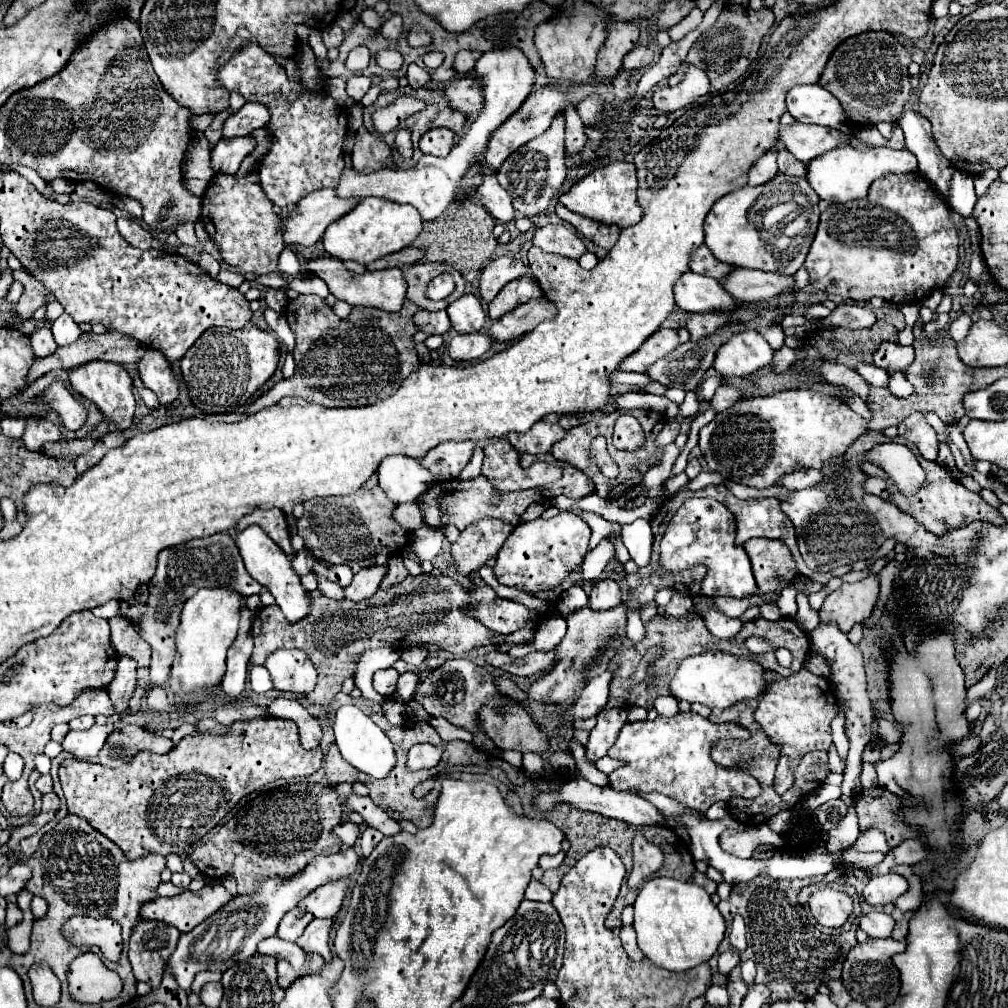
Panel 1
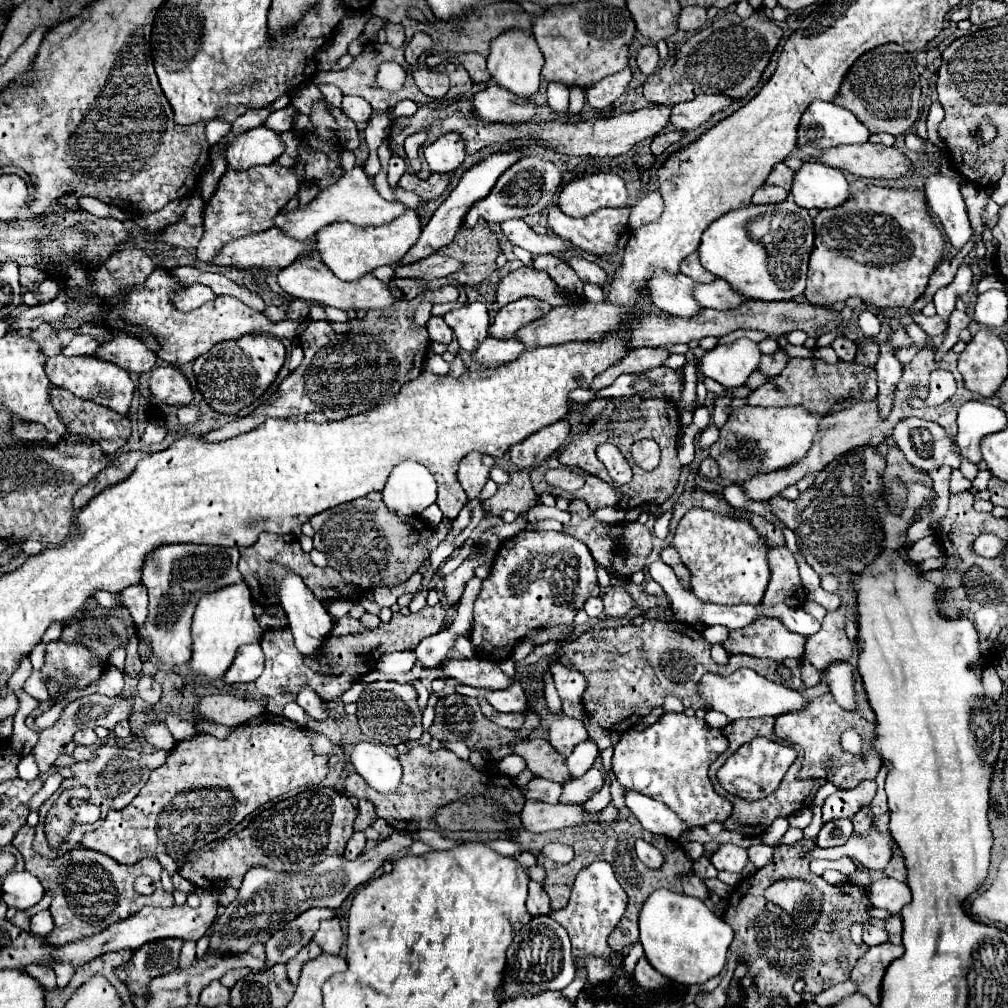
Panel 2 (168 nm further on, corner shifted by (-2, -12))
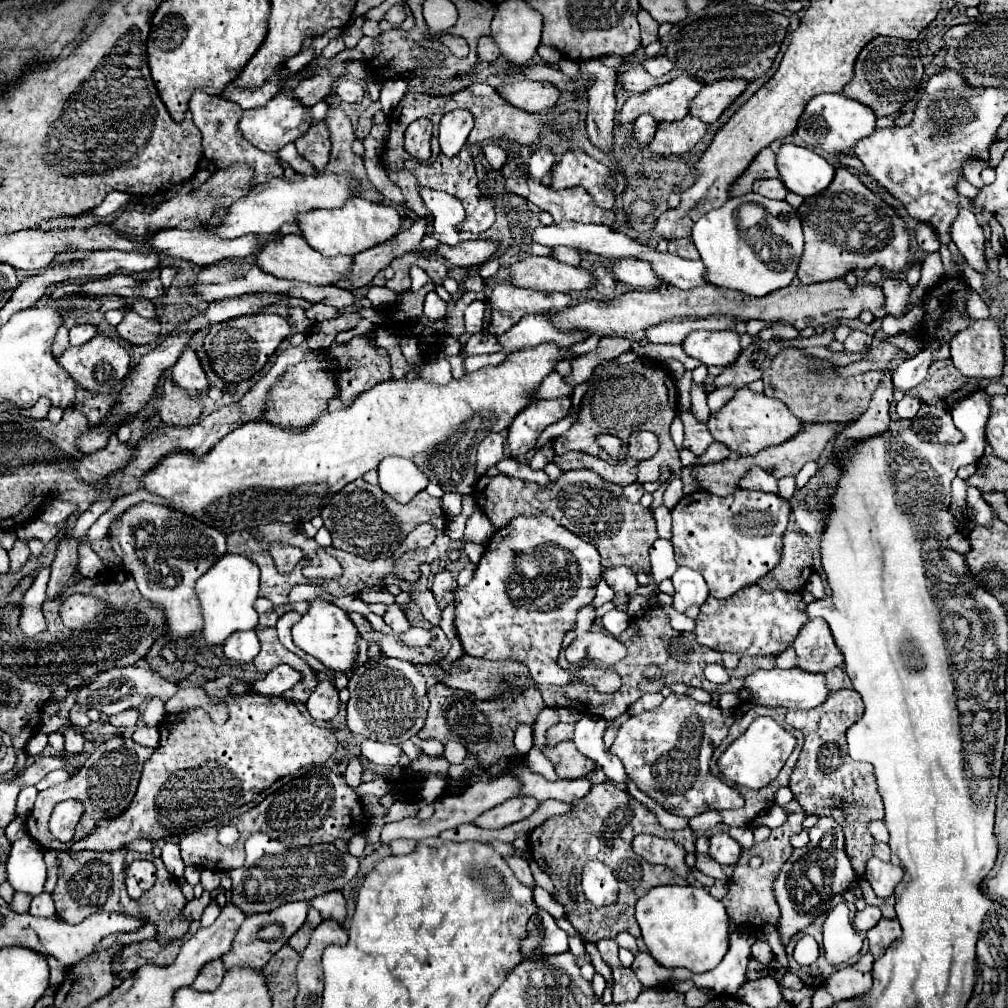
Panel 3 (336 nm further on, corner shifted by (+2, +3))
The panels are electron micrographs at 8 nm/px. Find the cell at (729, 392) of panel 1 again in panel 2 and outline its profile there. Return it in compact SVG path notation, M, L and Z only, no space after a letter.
M791 358L785 370L773 378L771 382L759 386L751 396L751 406L803 406L813 414L833 414L843 408L851 408L861 400L875 400L877 396L877 374L871 366L863 366L857 362L837 362L827 364L819 358Z

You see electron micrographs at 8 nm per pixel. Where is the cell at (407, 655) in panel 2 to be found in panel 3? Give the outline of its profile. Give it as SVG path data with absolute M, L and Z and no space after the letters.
M411 627L409 631L405 633L399 633L399 641L409 645L409 647L423 647L423 645L429 645L433 639L433 635L425 629L419 629L419 627Z

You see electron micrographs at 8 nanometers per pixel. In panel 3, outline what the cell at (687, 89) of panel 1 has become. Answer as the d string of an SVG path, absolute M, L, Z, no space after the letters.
M719 79L711 85L705 85L689 103L689 113L705 123L713 123L723 113L723 109L745 91L745 87L747 83L741 79Z

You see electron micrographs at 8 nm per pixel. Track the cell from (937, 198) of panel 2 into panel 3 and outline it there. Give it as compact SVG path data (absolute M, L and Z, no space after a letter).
M961 207L959 215L953 219L951 239L975 271L985 273L989 269L985 263L985 257L983 257L985 235L983 235L983 231L981 231L981 227L969 207Z

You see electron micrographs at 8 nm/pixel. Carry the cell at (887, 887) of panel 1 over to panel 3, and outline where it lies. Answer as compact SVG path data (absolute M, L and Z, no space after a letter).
M871 857L867 861L865 879L871 883L877 897L889 897L893 895L895 887L903 881L903 871L893 863L885 863L877 857Z

